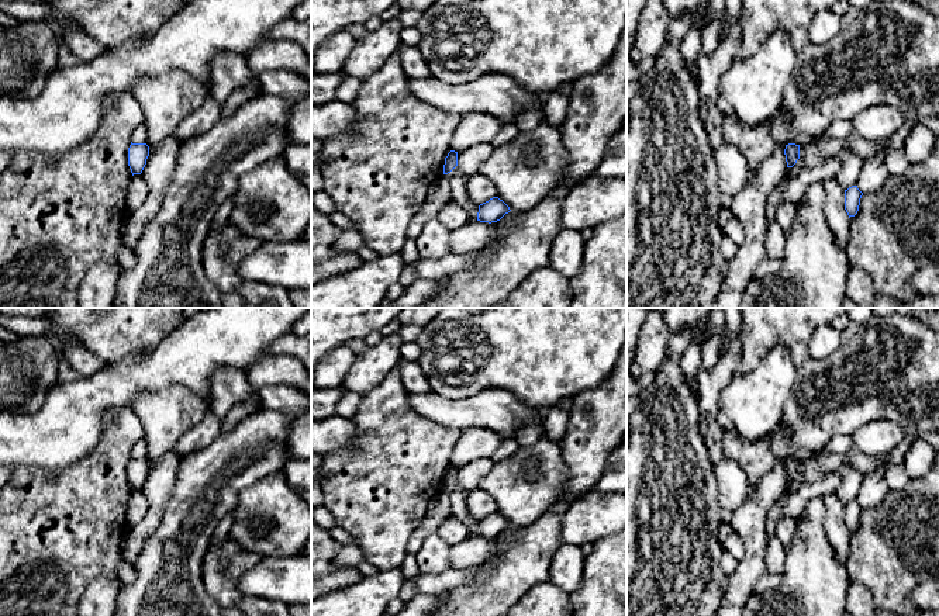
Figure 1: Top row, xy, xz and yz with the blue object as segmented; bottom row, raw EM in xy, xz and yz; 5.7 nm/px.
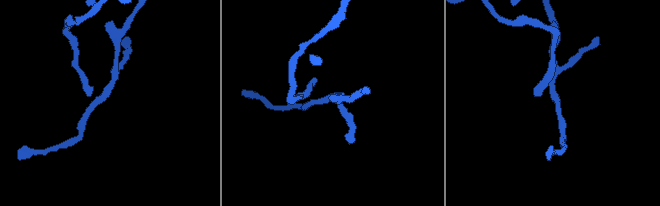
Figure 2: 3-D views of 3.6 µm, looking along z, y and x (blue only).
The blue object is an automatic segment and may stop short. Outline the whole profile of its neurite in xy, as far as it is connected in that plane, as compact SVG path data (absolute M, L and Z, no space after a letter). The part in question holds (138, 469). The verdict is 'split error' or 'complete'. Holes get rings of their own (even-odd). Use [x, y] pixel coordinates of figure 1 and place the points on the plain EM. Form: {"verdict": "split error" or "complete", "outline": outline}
{"verdict": "complete", "outline": "M131 457L128 463L128 481L131 484L132 491L142 488L148 471L149 471L149 461L146 458Z"}

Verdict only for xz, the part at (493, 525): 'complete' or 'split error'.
complete

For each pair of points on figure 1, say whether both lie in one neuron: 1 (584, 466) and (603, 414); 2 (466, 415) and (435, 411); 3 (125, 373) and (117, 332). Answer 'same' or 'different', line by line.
1: same
2: same
3: different

